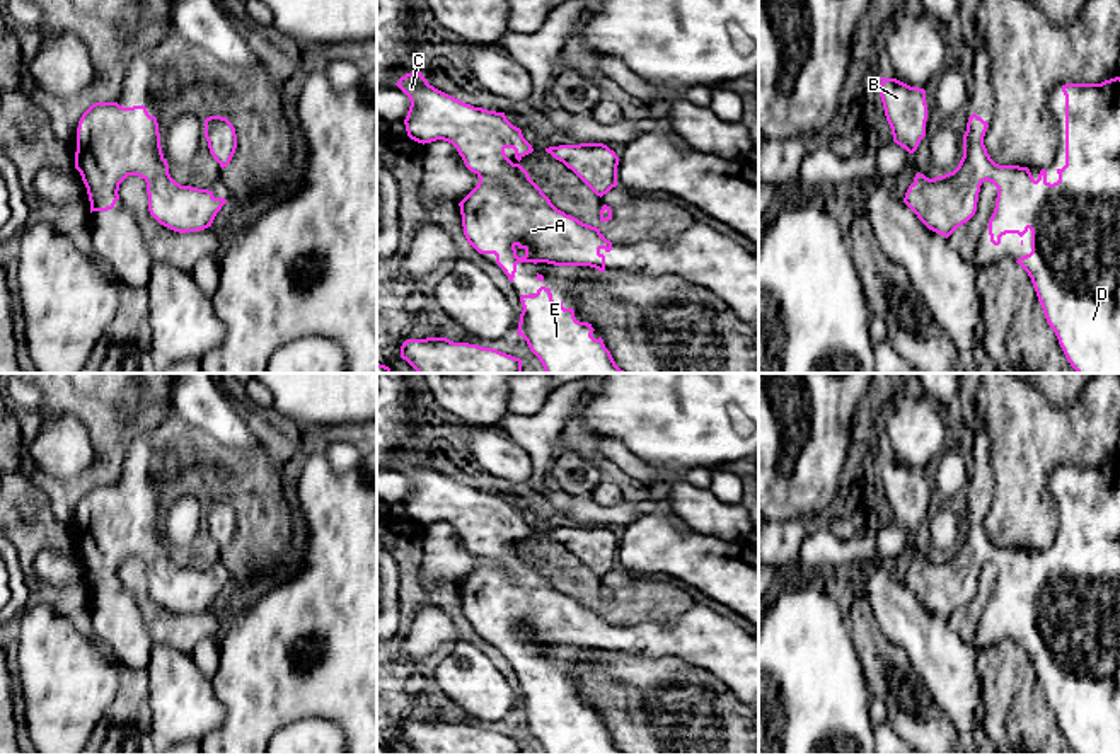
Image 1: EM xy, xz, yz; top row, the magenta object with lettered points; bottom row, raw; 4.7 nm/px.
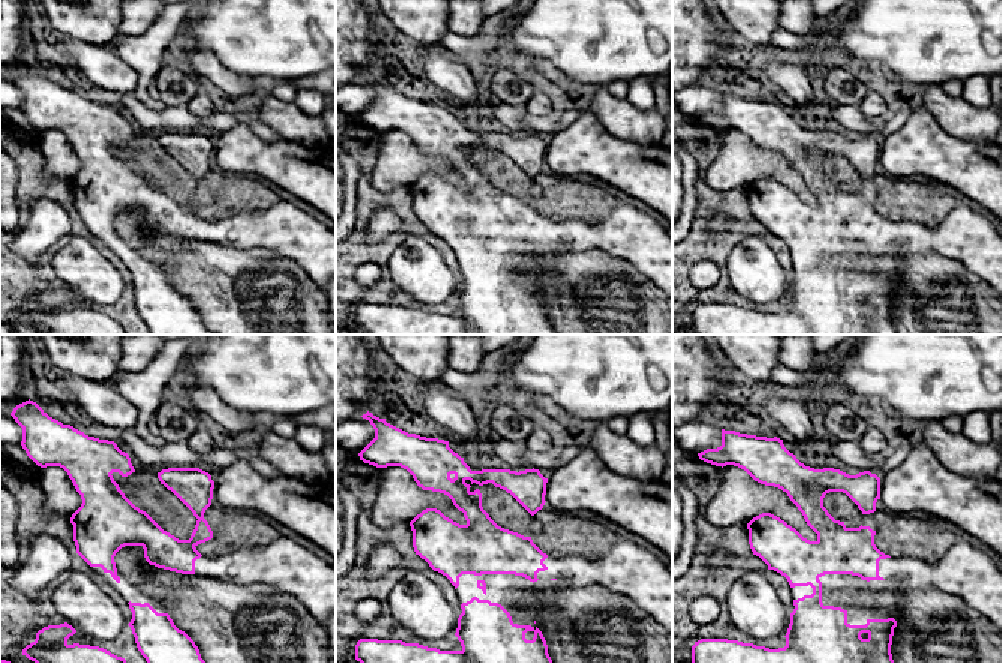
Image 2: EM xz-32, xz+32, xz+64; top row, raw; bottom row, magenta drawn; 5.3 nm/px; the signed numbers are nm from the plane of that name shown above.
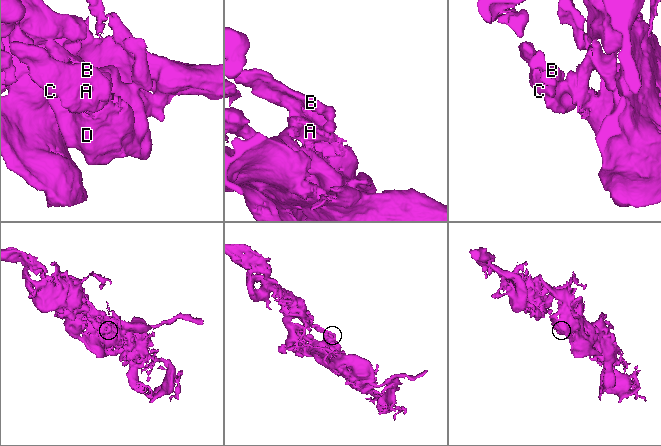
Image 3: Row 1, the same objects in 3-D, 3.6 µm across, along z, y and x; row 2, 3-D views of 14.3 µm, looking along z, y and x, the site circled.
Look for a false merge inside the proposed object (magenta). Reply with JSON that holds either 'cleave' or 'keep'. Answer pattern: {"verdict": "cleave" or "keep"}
{"verdict": "keep"}

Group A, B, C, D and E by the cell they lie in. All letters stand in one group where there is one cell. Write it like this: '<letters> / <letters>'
A B C D E

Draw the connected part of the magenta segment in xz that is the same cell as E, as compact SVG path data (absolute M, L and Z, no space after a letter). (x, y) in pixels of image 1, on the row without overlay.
M549 670L522 677L517 716L539 740L546 755L626 755L621 752L603 721L595 721L593 709L580 704L573 690L554 683Z

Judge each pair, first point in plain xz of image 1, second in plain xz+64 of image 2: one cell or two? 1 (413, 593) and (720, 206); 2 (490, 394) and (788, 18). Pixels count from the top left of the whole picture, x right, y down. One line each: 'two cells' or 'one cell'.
1: one cell
2: two cells

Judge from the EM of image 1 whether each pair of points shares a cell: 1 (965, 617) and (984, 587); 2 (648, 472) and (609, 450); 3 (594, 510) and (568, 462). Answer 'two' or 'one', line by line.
1: one
2: one
3: two

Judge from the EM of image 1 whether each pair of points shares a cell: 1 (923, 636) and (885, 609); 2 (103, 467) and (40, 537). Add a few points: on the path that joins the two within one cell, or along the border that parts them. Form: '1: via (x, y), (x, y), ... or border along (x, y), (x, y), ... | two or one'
1: via (914, 629), (894, 609) | one
2: border along (48, 508), (67, 525) | two

